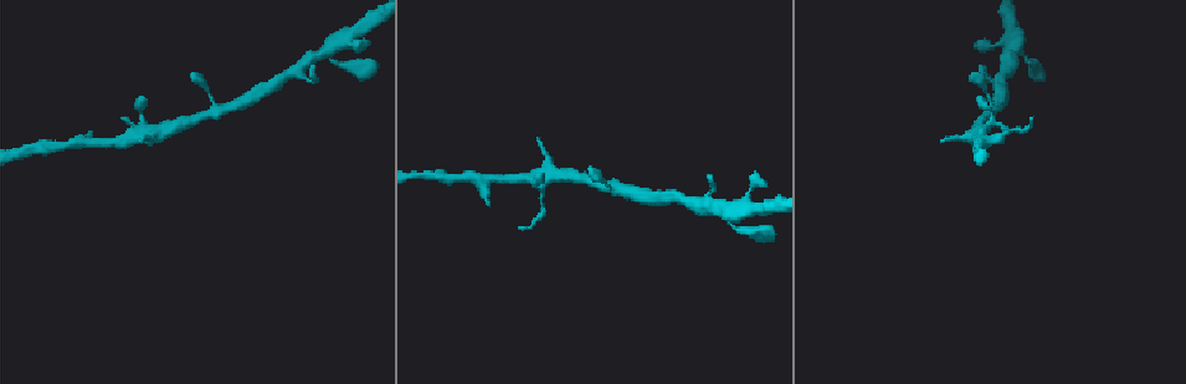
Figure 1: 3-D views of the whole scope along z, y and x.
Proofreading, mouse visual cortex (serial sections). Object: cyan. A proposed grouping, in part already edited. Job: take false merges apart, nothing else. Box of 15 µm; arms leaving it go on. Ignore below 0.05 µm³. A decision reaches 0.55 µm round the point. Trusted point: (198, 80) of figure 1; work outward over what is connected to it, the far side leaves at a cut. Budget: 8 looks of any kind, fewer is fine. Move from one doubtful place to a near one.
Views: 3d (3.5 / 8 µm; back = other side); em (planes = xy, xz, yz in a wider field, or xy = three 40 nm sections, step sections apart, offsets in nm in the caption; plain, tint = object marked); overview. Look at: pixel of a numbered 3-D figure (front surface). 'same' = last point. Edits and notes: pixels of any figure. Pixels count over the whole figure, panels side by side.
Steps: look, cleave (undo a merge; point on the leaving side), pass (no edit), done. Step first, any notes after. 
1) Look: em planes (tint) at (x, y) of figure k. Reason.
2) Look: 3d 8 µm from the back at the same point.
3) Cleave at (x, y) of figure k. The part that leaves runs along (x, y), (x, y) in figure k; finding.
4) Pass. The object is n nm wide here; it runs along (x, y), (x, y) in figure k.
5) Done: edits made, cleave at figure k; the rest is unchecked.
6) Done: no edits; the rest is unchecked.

Look: 3d 3.5 µm at (212, 108) of figure 1. Three-way junction.

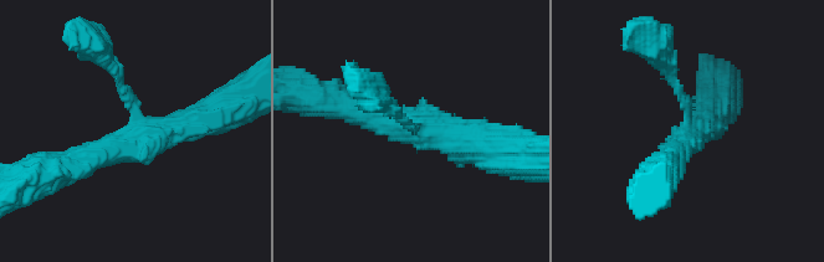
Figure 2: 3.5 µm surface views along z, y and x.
Look: em xy step 3 (tint) at (413, 125) of figure 2.

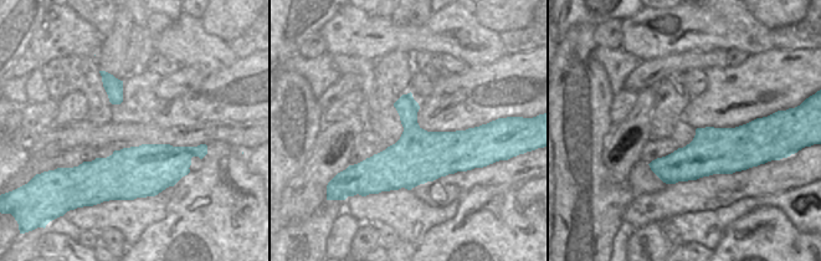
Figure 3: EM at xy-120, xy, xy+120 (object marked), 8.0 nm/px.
Pass. It runs along (102, 57), (137, 126), (213, 114) in figure 2; one cell here.

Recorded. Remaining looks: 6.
Look: 3d 3.5 µm at (297, 73) of figure 1. A fork.

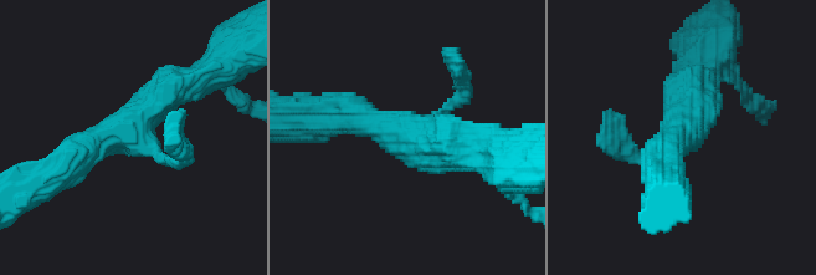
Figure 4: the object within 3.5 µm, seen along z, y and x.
Look: em xy step 3 (tint) at (409, 135) of figure 4.

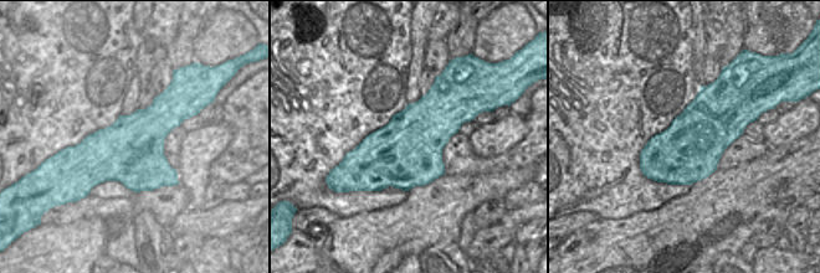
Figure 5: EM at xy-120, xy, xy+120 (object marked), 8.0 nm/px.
Pass. It runs along (66, 166), (193, 81) in figure 4; all the same cell.

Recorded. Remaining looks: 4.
Look: 3d 8 µm at (360, 44) of figure 1. Abrupt turn.

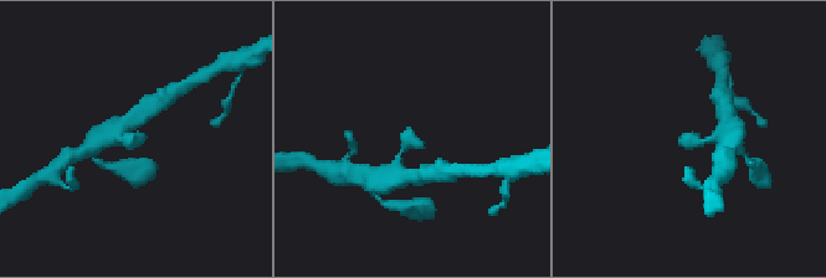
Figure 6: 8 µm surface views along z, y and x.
Look: 3d 3.5 µm at (693, 140) of figure 6.

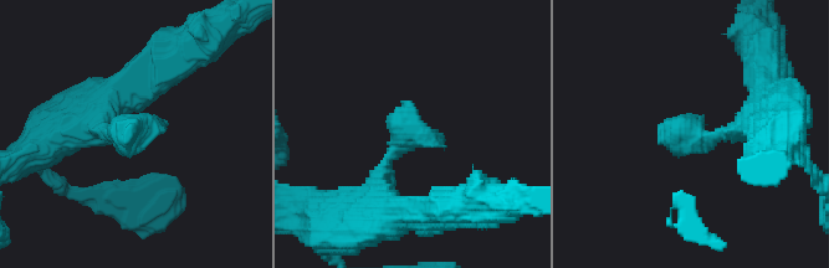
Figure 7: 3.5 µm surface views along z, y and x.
Look: em planes (tint) at (689, 135) of figure 7.

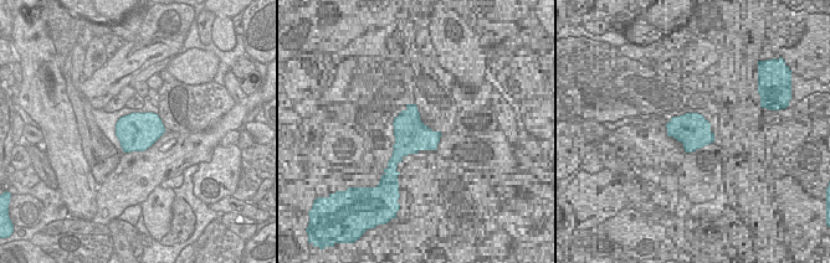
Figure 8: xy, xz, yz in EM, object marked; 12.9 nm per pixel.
Pass. It runs along (370, 200), (405, 137), (444, 147) in figure 7; all the same cell.

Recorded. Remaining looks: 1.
Done: no edits; the rest is unchecked.

